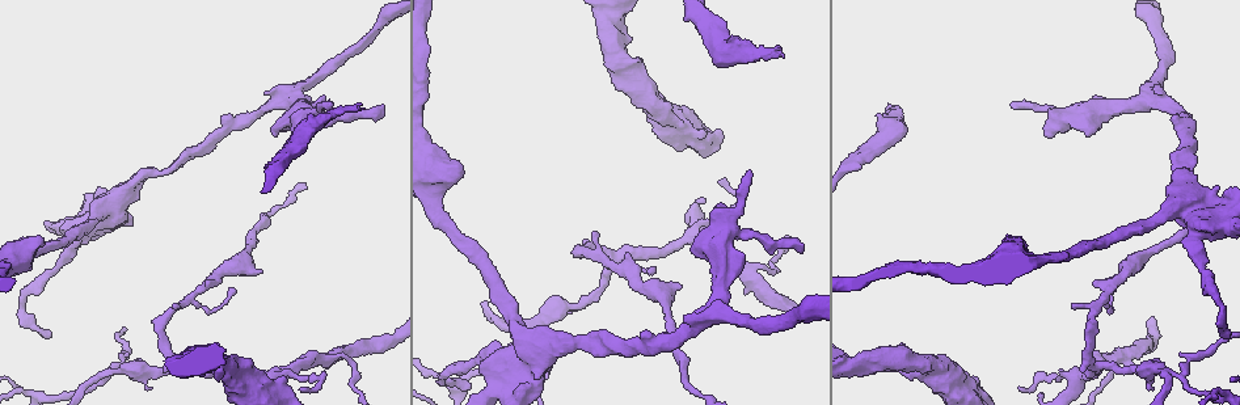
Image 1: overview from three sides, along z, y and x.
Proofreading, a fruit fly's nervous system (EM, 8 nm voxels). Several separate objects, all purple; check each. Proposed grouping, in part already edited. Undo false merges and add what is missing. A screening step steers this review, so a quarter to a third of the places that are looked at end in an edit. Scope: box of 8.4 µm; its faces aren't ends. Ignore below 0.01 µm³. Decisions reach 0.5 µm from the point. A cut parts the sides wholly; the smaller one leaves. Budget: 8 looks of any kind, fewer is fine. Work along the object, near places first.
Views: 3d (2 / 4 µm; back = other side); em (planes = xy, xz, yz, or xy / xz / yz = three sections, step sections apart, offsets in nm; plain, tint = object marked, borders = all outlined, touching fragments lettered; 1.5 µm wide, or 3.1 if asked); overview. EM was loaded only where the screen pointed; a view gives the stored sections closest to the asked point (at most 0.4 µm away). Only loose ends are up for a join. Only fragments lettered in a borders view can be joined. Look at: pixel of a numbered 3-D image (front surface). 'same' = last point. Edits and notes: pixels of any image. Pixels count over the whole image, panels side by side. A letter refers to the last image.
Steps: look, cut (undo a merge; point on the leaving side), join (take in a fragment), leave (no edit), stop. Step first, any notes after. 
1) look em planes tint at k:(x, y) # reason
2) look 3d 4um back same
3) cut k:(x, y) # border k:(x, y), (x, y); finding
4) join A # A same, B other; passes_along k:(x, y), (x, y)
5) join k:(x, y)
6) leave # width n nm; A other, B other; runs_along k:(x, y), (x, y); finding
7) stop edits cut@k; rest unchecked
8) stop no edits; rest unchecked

look 3d 4um at 1:(110, 371) # sharp bend

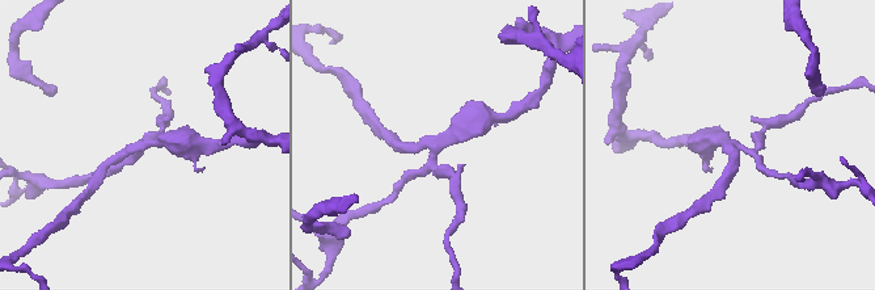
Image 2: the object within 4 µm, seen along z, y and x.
look em xy step 4 borders at 2:(746, 147)

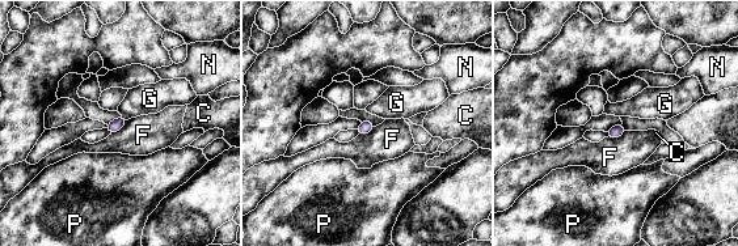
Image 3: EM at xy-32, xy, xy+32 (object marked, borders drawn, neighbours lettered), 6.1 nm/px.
look em planes borders same # another direction

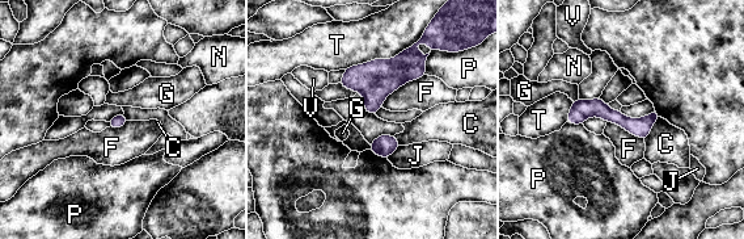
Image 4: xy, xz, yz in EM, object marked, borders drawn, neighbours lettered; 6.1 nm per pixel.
leave # longest_contact T 500 nm; C other, F other, G other, J other, N other, P other, T other, V other; border 4:(426, 74), (400, 86), (381, 107); one neuron here

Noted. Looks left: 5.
look 3d 2um at 1:(325, 358)

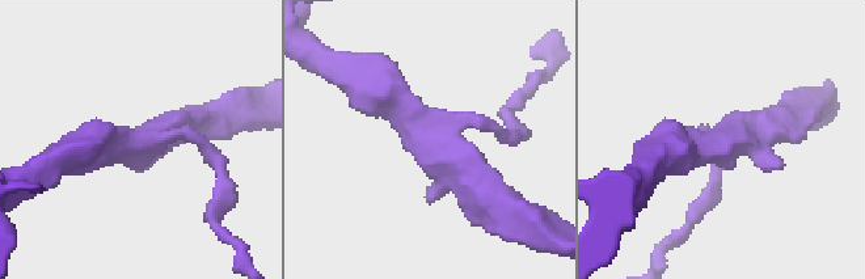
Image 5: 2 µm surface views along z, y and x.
look em planes borders at 5:(718, 143) # arms 3

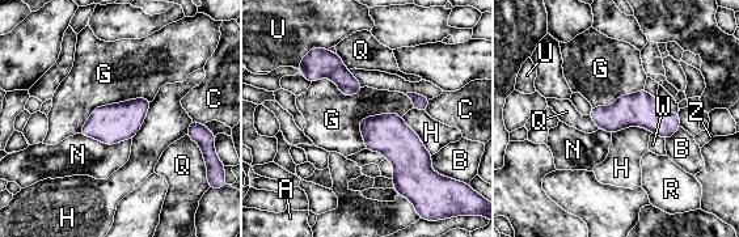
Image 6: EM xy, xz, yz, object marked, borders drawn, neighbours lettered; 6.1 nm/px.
leave # A other, B other, C other, G other, H other, N other, Q other, R other, U other, W other, Z other; border 6:(151, 100), (100, 105), (79, 132); all the same neuron

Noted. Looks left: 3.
look 3d 2um at 1:(800, 246) # an open end

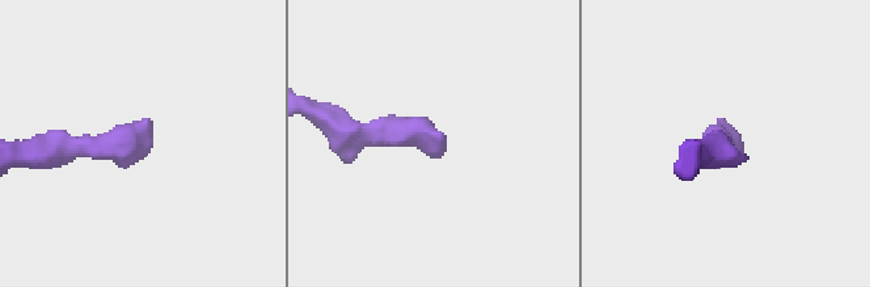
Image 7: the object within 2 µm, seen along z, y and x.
look em planes borders at 7:(151, 126) # shape alone is not enough

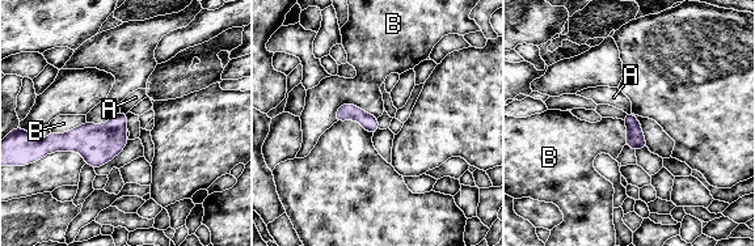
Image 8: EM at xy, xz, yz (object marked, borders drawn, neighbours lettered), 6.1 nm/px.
leave # longest_contact B 260 nm; A other, B other; border 8:(334, 111), (354, 104), (376, 118); no lettered fragment goes on from it

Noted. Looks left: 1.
stop no edits; rest unchecked

